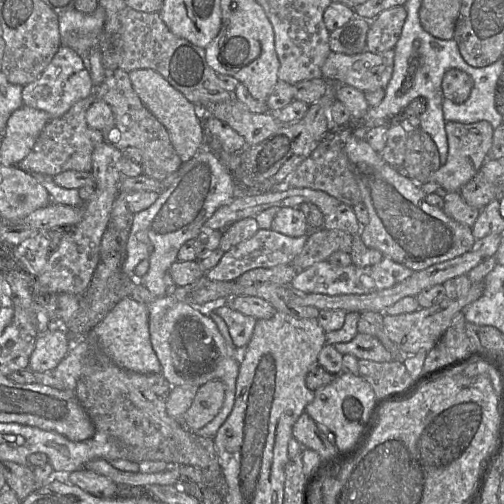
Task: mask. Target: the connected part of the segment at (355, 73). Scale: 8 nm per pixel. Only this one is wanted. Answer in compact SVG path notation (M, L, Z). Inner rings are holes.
M394 49L380 54L364 51L345 55L331 51L322 66L322 78L363 93L385 90L394 68Z

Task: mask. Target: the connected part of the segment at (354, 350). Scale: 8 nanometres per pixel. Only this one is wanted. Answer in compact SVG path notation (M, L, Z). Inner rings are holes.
M357 333L350 342L337 343L333 346L341 355L349 354L358 360L370 360L378 363L393 361L392 355L382 343L368 334Z

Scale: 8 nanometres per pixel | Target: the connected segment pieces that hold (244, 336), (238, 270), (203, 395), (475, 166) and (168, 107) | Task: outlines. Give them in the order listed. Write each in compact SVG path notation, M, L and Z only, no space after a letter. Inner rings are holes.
M225 301L215 305L215 313L226 323L235 347L243 350L251 340L257 319L232 310Z
M259 229L251 238L224 252L220 262L207 271L205 276L212 281L235 281L242 274L256 268L272 268L291 264L301 252L307 238L308 232L300 237L289 237L271 229Z
M212 380L199 387L192 405L182 418L182 424L195 432L219 413L225 399L225 387L221 380Z
M448 121L445 123L445 131L448 142L446 163L429 176L425 183L437 183L447 193L459 192L464 185L477 175L485 161L489 158L489 151L493 143L494 128L486 121L472 124Z
M153 69L133 70L129 72L129 77L142 103L167 129L172 145L183 163L192 159L201 149L206 148L202 116L197 106Z

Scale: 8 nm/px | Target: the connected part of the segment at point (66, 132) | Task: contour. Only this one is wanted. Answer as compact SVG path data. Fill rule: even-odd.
M94 94L90 95L77 101L61 117L52 118L39 134L32 150L17 166L28 173L52 177L67 170L91 171L92 153L104 142L102 131L90 128L86 123L86 111L95 100Z

